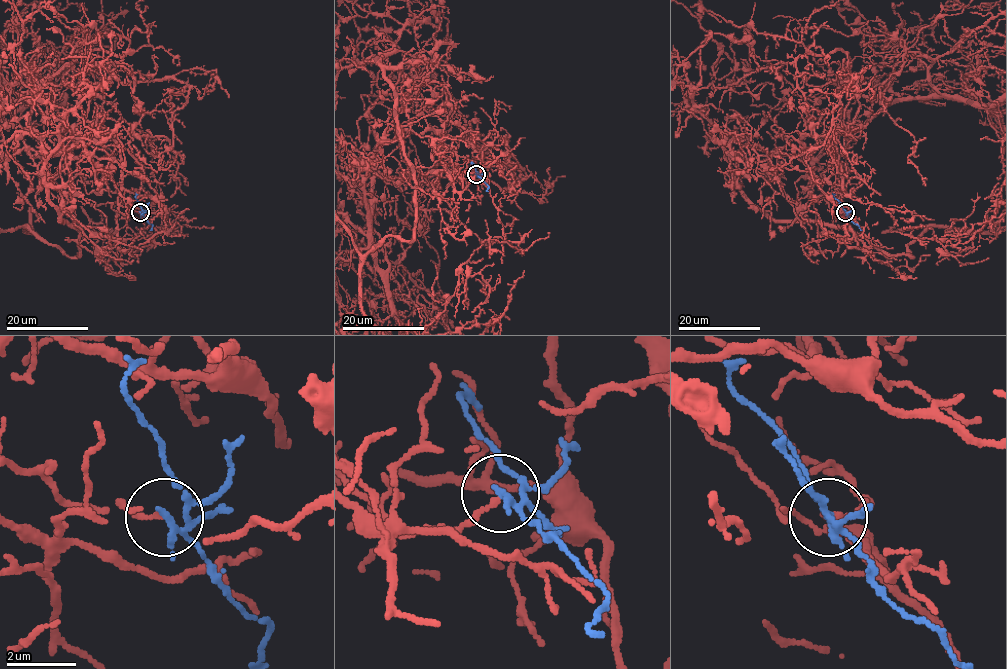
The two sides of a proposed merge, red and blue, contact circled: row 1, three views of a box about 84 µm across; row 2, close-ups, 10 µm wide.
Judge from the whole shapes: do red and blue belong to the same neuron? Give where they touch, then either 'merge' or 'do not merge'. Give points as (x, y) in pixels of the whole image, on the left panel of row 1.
(140, 212) | do not merge

